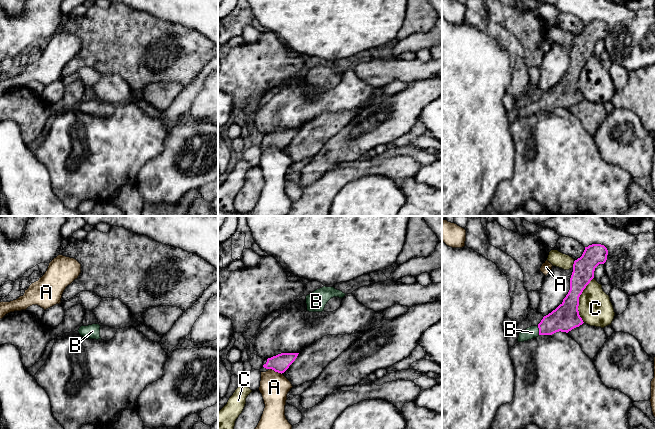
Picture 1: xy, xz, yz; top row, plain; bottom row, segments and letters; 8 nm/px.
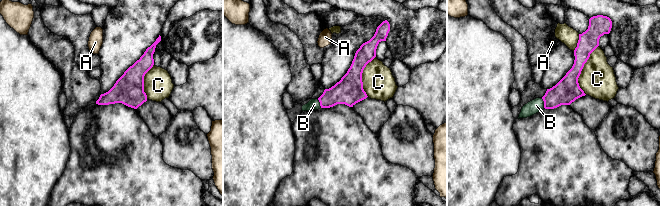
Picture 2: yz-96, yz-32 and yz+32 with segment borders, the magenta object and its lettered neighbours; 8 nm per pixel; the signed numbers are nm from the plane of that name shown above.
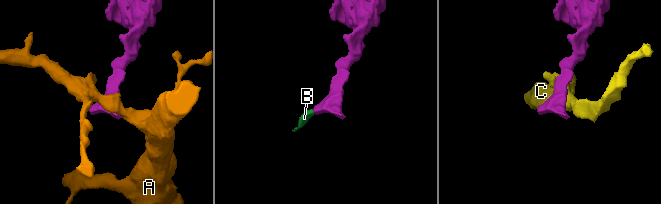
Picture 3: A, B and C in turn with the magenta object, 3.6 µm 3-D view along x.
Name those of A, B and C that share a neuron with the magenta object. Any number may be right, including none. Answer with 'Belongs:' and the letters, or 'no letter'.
Belongs: B

